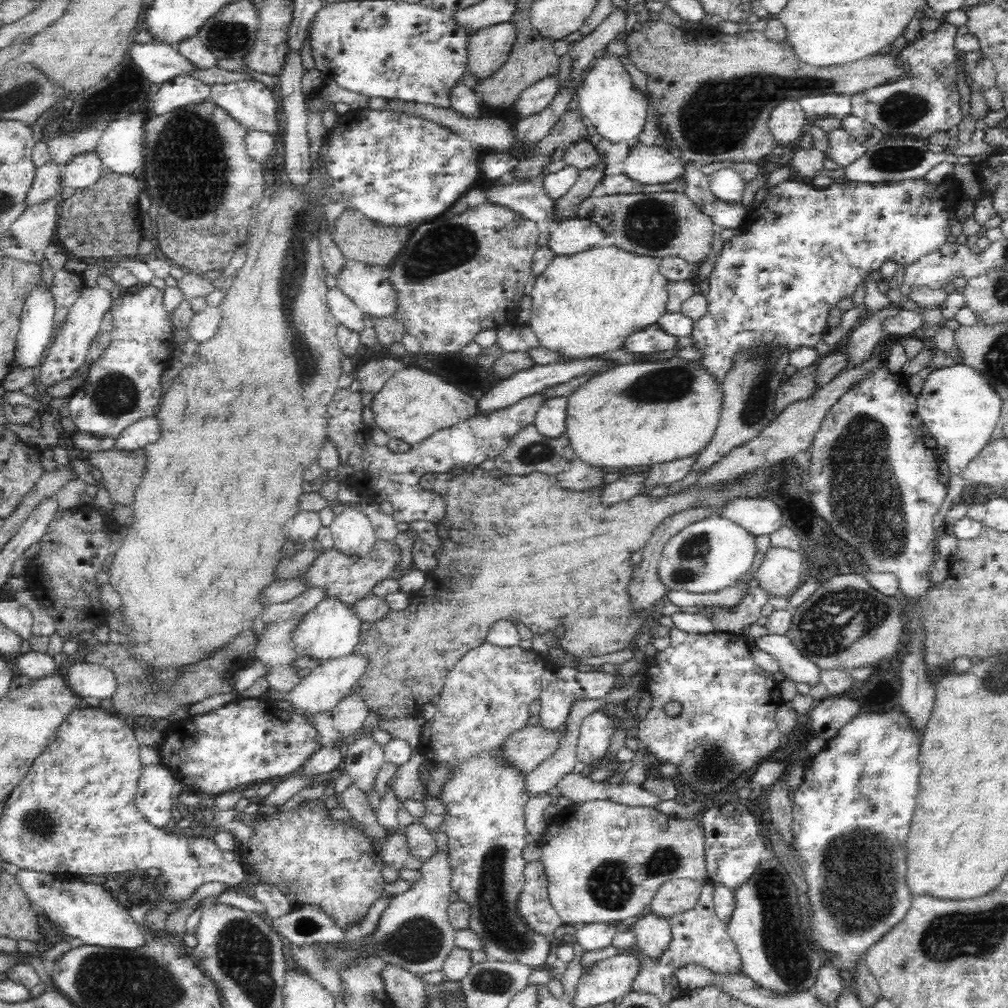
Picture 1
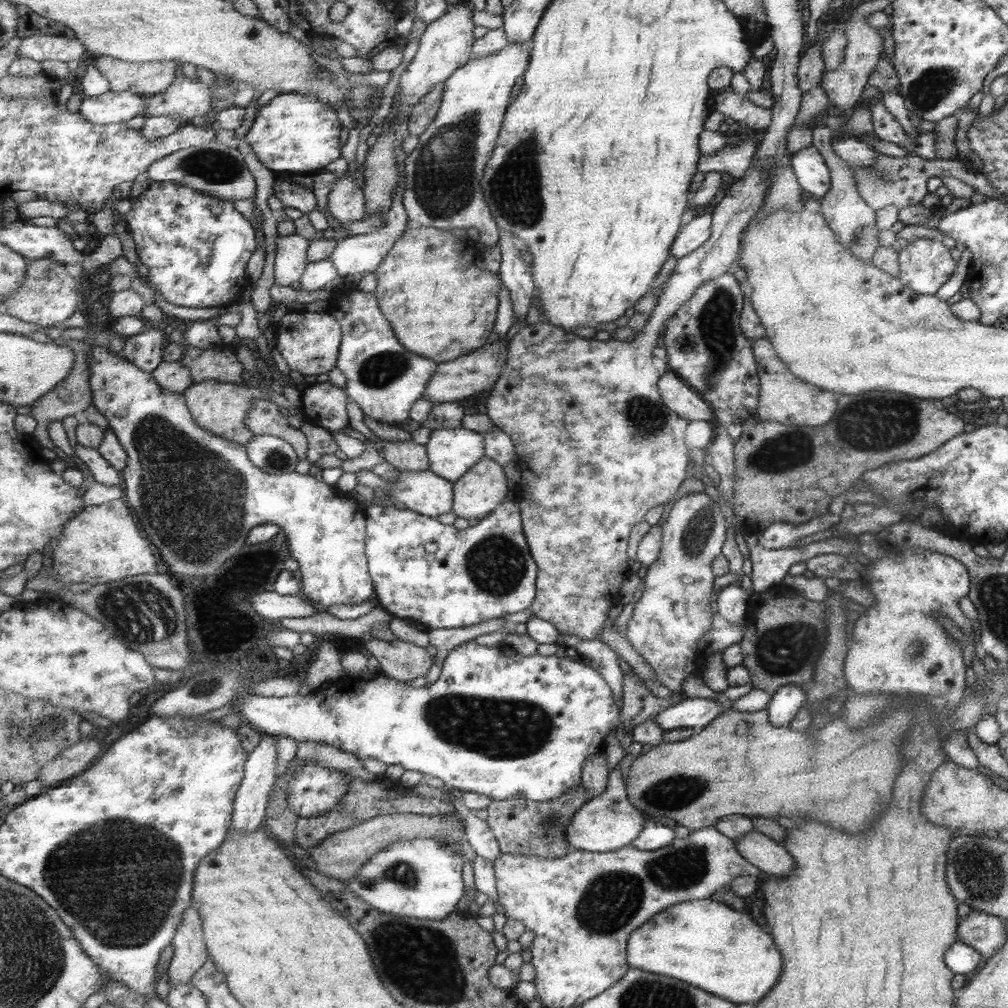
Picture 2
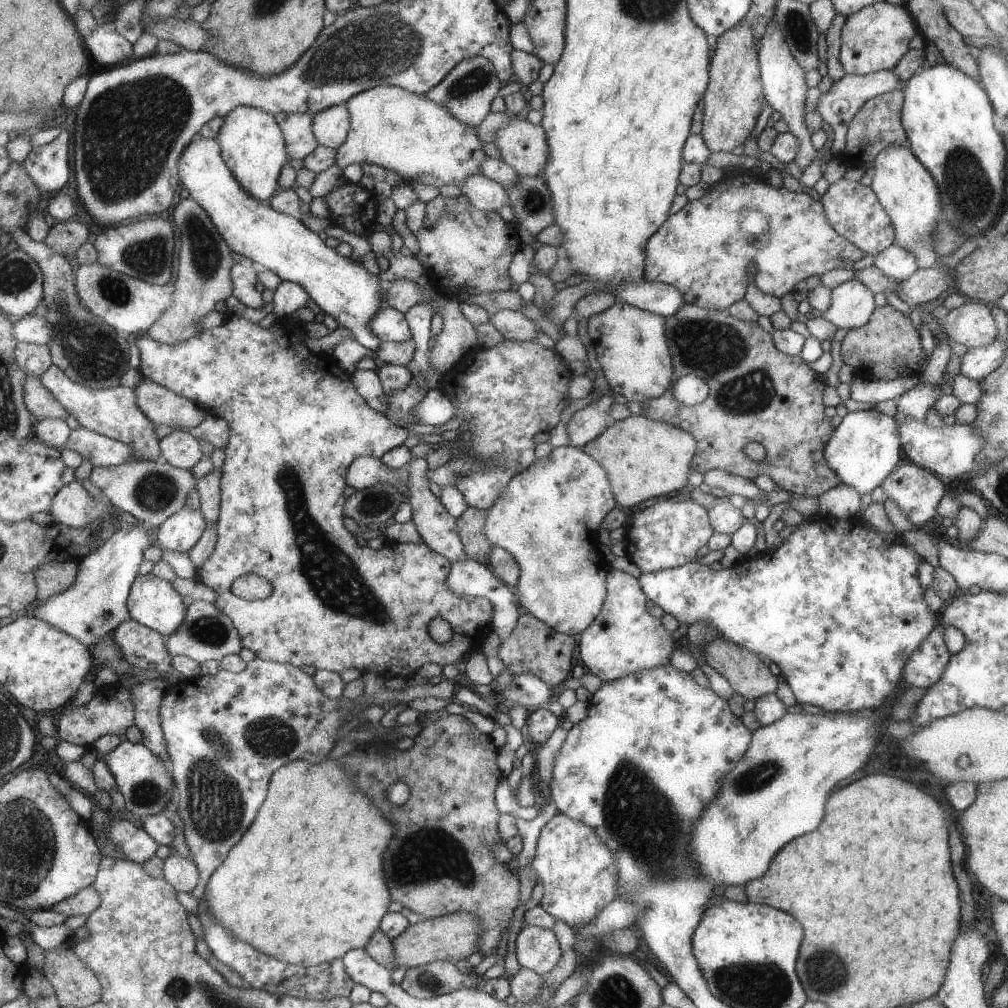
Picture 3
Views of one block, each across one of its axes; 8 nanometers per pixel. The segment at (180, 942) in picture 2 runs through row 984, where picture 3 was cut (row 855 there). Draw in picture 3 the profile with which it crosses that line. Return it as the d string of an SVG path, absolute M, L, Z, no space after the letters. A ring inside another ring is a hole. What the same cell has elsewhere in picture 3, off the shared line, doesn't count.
M171 854L165 864L165 880L169 880L177 892L191 892L199 884L199 868L195 866L197 862L185 858L185 856L175 856Z

